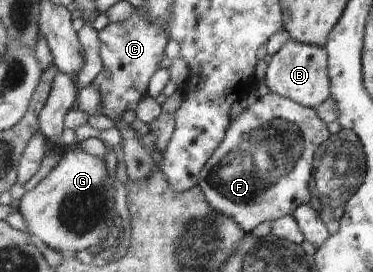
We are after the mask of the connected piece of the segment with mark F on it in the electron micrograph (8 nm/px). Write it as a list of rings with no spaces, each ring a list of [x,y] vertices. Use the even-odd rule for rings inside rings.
[[[270,92],[259,97],[246,111],[235,113],[232,125],[228,126],[228,142],[220,146],[204,168],[199,186],[220,214],[232,218],[244,232],[251,232],[263,222],[292,216],[301,205],[311,200],[310,183],[315,154],[329,137],[331,134],[327,125],[318,118],[314,109]]]

